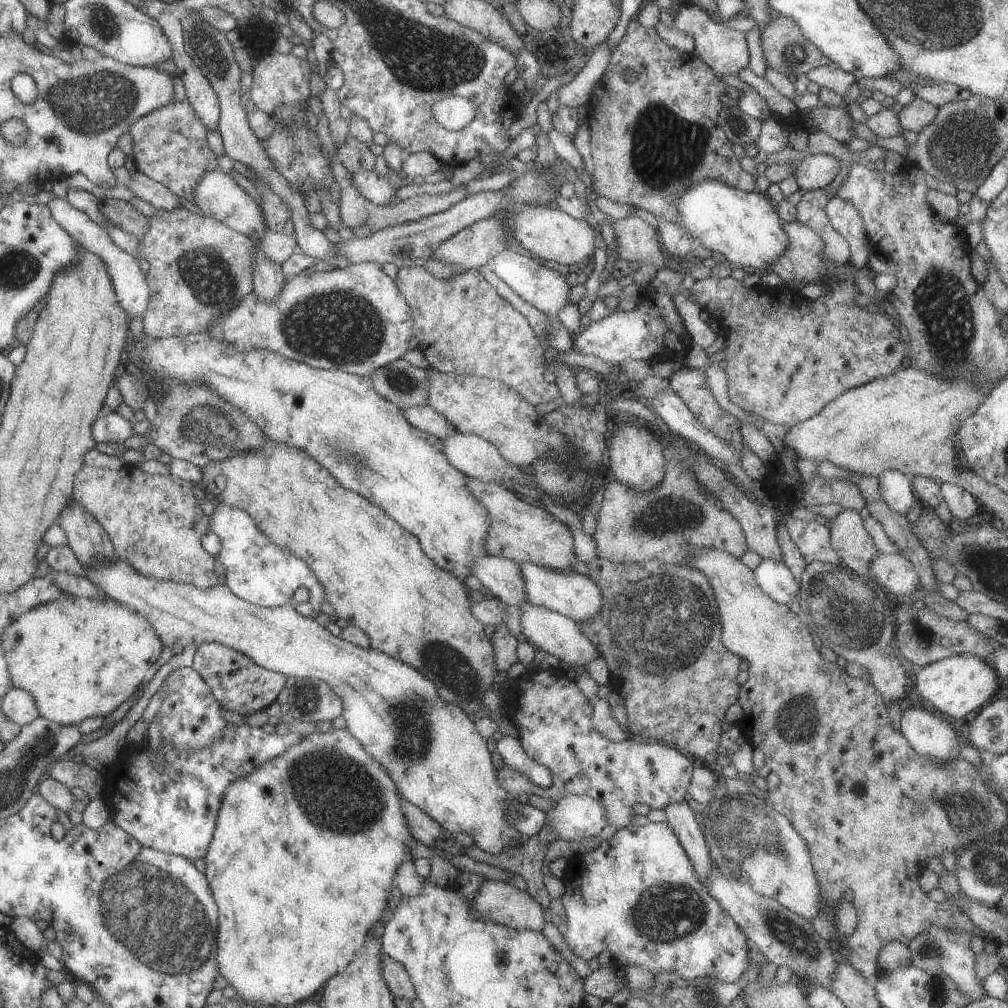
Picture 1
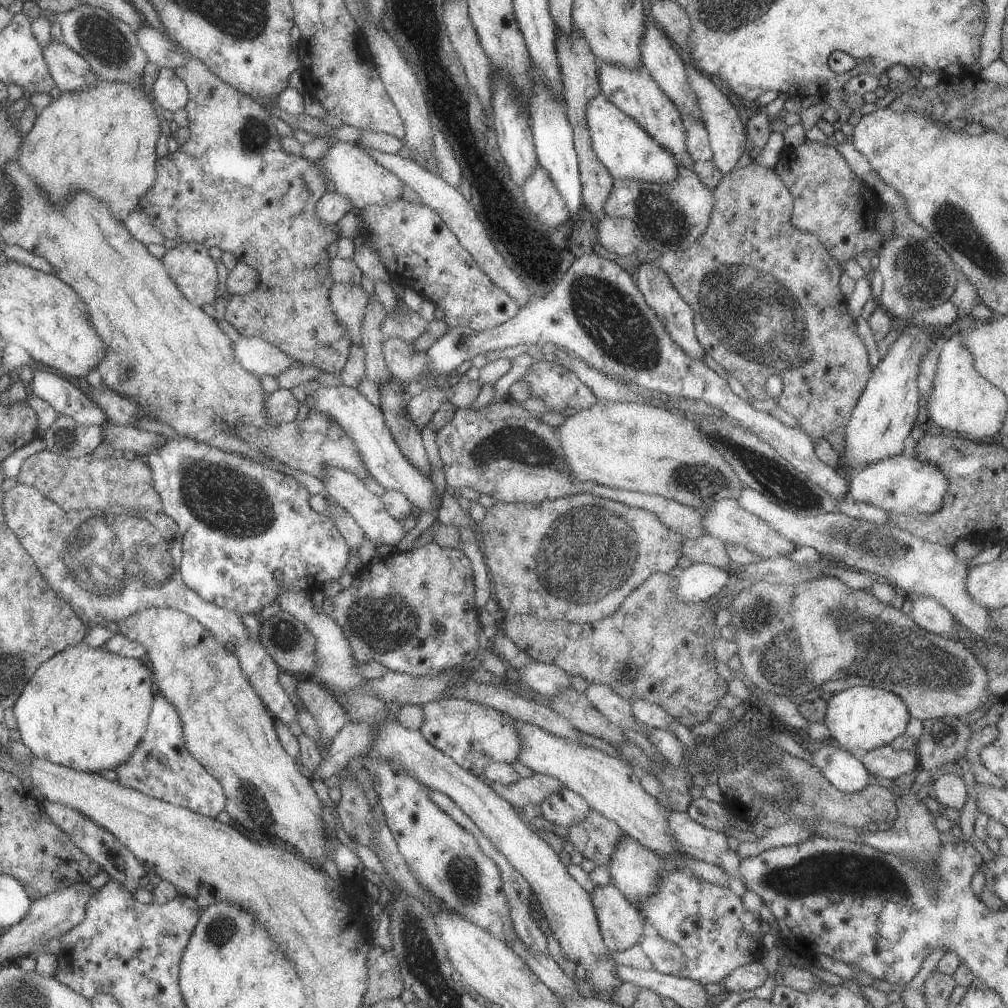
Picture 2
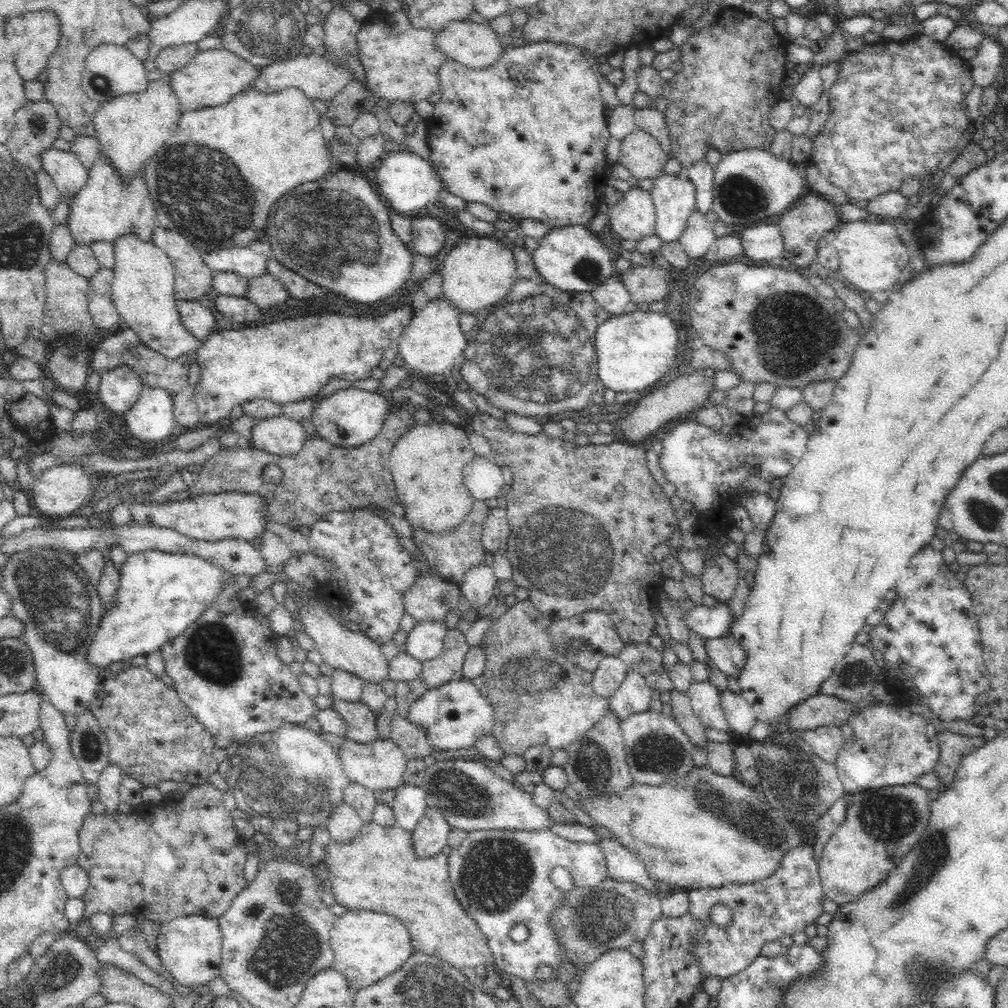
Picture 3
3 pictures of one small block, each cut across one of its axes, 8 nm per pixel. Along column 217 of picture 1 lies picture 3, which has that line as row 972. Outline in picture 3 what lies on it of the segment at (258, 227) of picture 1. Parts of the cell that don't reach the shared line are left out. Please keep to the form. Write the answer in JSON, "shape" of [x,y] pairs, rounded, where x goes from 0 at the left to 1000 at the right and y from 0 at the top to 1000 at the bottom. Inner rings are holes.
{"shape":[[[201,908],[173,911],[159,919],[155,929],[155,942],[163,962],[169,964],[180,978],[197,978],[218,966],[220,955],[220,924],[216,913]]]}

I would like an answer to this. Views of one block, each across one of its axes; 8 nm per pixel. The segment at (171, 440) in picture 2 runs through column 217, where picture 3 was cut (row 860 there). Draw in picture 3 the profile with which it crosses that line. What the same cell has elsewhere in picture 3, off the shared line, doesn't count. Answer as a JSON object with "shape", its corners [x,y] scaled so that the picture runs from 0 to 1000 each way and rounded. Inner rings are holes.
{"shape":[[[546,822],[533,824],[522,823],[473,823],[464,825],[456,839],[450,840],[443,849],[444,864],[446,865],[446,876],[452,887],[454,896],[462,903],[462,908],[470,914],[472,920],[484,932],[484,939],[488,943],[491,957],[498,966],[510,966],[522,973],[532,973],[532,959],[536,956],[546,957],[550,962],[550,969],[554,969],[556,956],[560,943],[552,936],[550,926],[543,916],[548,911],[550,901],[558,899],[562,895],[562,885],[557,886],[546,873],[547,864],[553,860],[560,860],[565,865],[570,879],[578,881],[589,881],[603,870],[601,852],[591,836],[567,835],[556,831]],[[520,915],[526,929],[521,935],[509,935],[505,929],[506,923],[511,917]]]}

